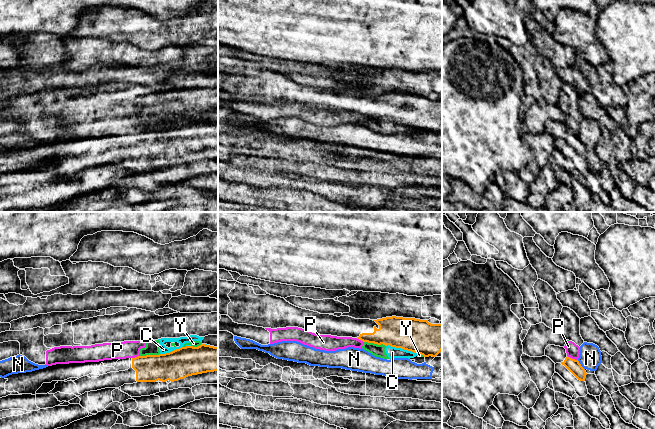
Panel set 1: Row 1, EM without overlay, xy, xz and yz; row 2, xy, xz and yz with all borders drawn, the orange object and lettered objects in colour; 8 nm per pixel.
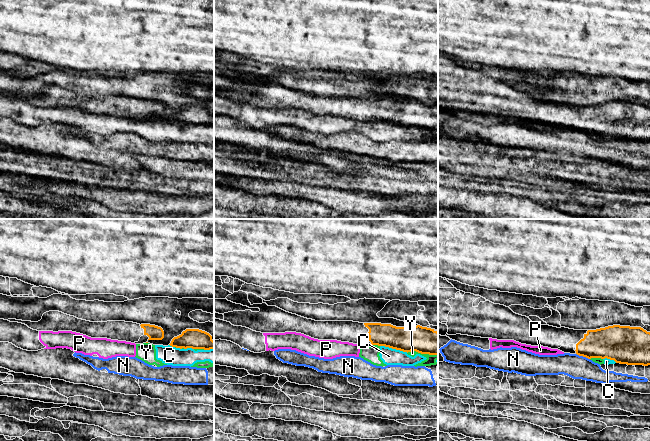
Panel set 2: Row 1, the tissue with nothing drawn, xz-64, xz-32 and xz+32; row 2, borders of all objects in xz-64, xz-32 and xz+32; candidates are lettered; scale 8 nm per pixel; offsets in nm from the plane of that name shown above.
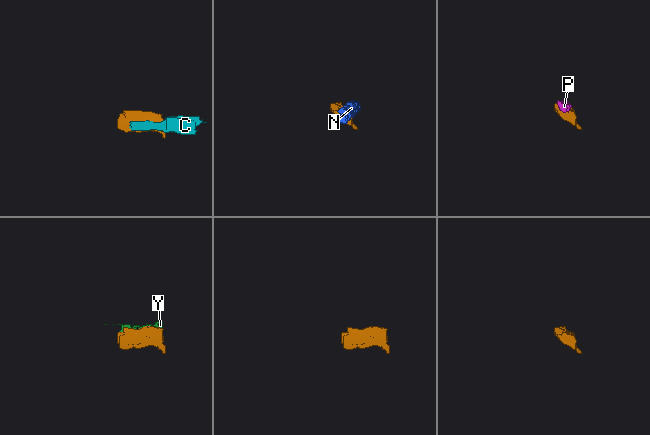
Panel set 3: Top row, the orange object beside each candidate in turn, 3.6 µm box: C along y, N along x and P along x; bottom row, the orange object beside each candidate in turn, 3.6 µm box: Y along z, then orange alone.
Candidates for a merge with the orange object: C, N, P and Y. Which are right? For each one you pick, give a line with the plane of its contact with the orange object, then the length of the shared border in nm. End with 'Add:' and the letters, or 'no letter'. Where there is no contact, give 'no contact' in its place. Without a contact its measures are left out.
Add: no letter

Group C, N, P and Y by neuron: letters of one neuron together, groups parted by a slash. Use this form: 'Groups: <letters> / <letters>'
Groups: C P Y / N

